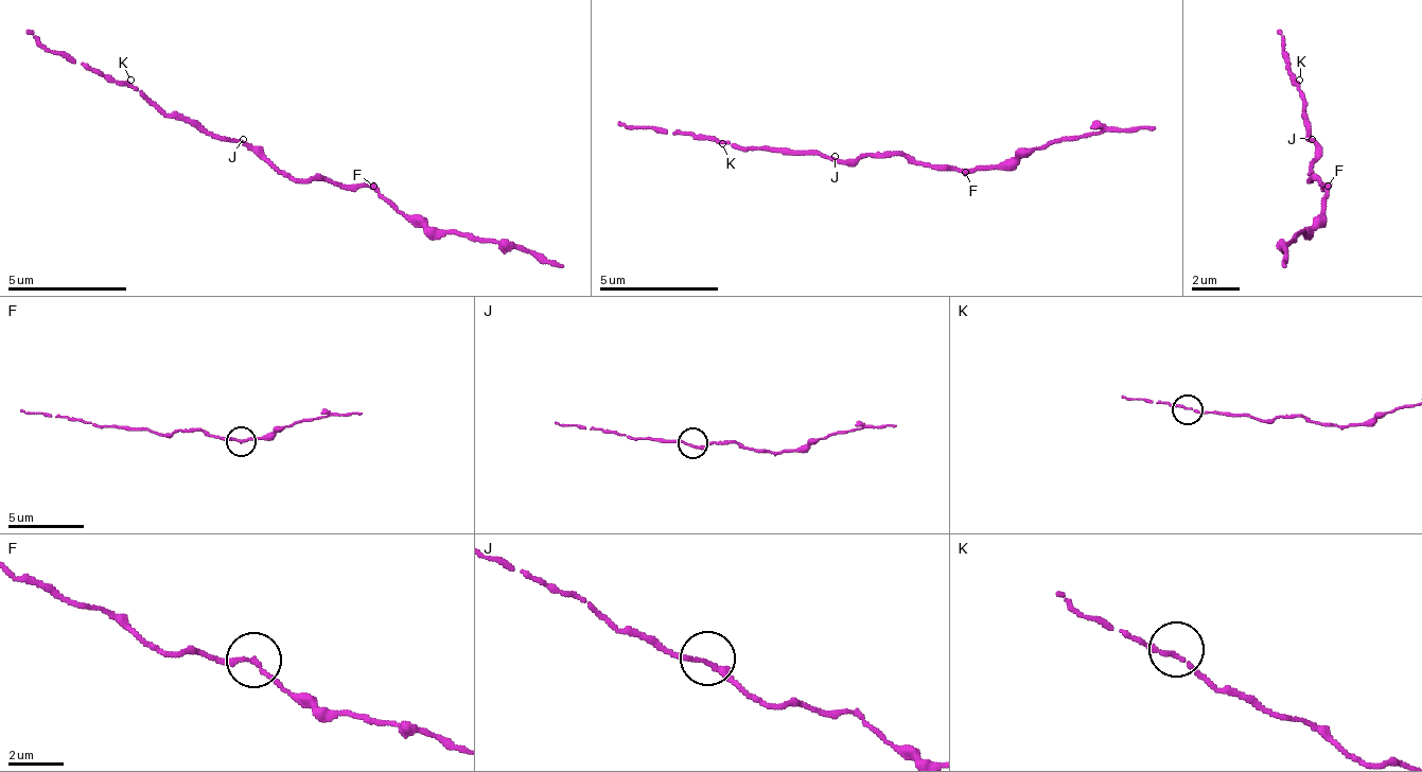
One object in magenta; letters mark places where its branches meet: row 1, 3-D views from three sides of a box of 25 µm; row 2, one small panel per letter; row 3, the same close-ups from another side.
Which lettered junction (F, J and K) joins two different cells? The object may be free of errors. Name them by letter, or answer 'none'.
none

